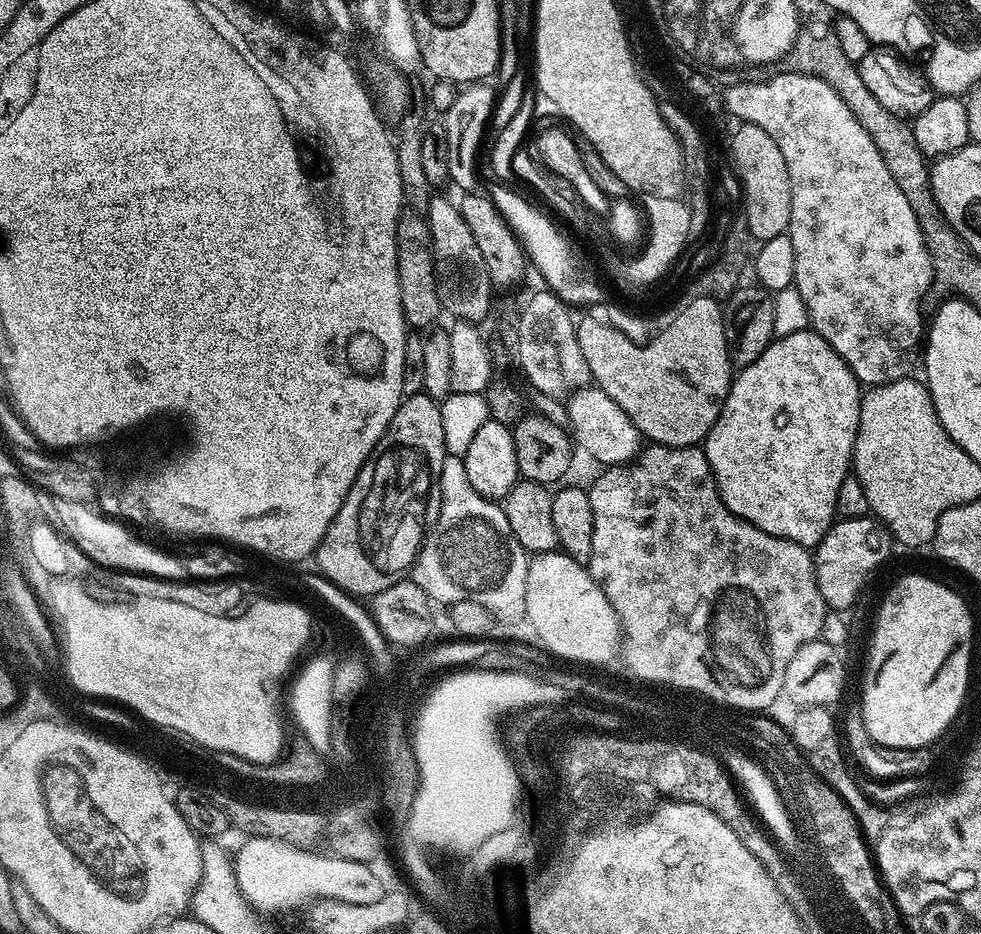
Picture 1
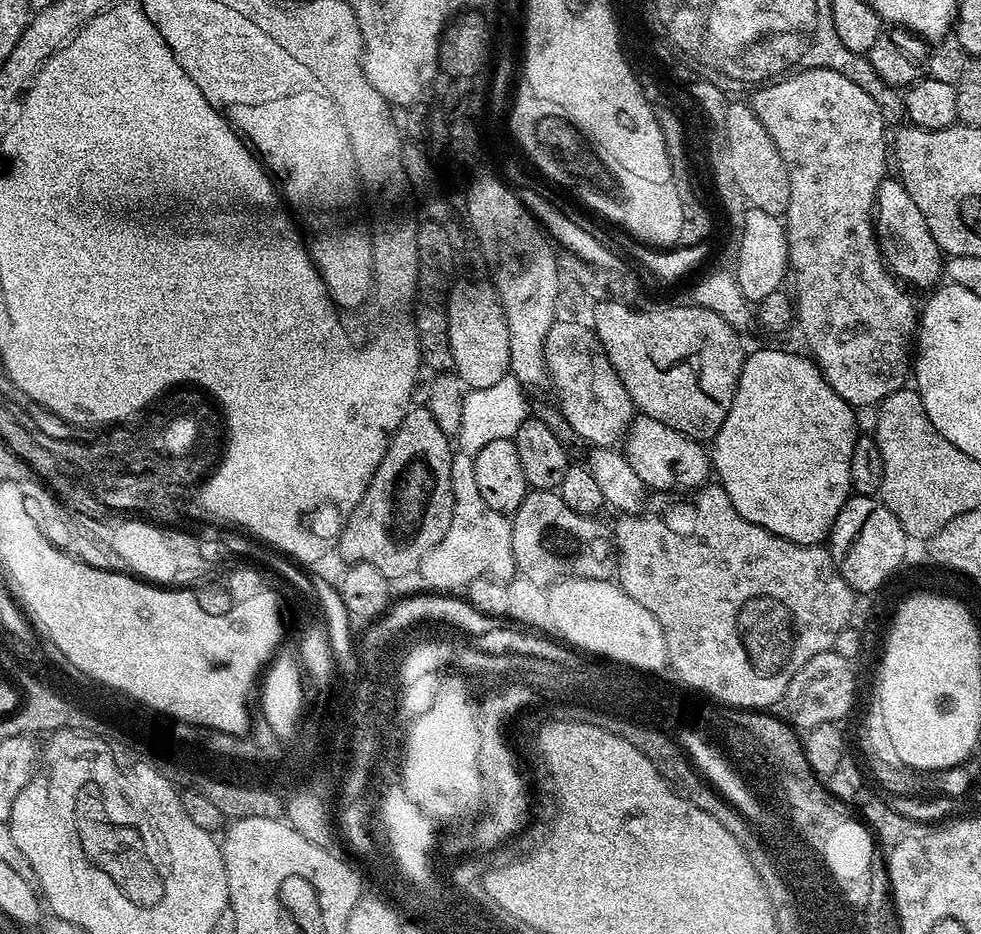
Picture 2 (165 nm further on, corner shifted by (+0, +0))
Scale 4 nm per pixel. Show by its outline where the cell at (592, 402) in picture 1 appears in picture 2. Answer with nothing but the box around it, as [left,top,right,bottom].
[622,415,710,492]

